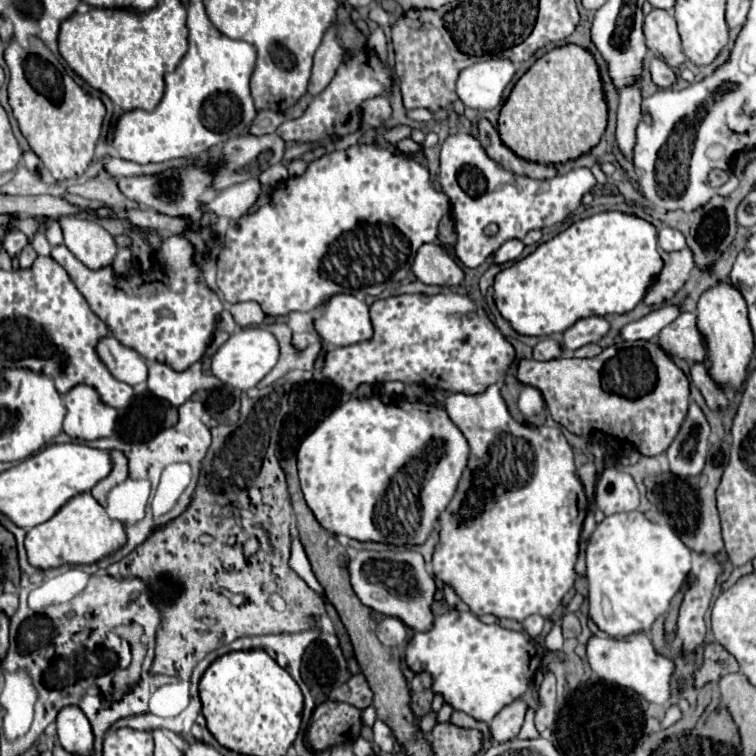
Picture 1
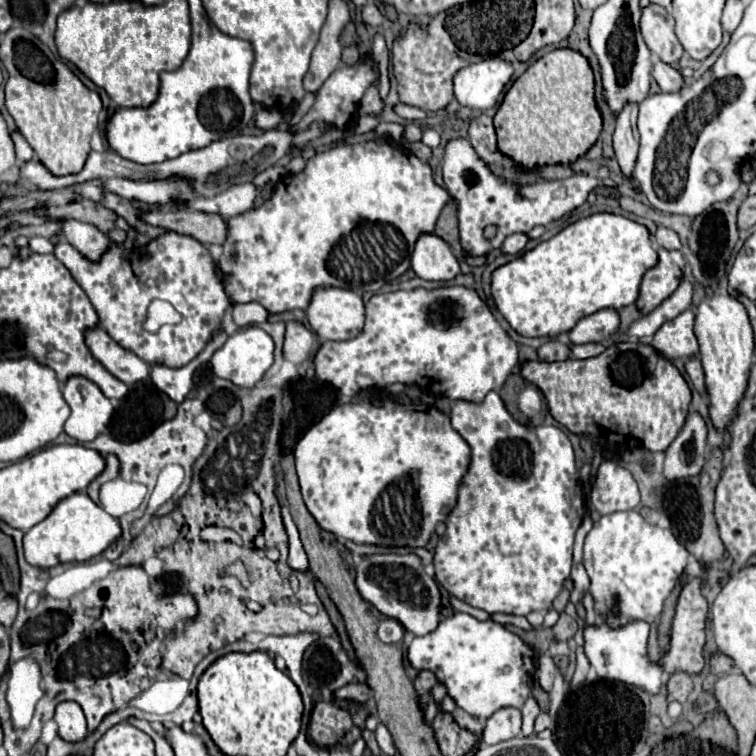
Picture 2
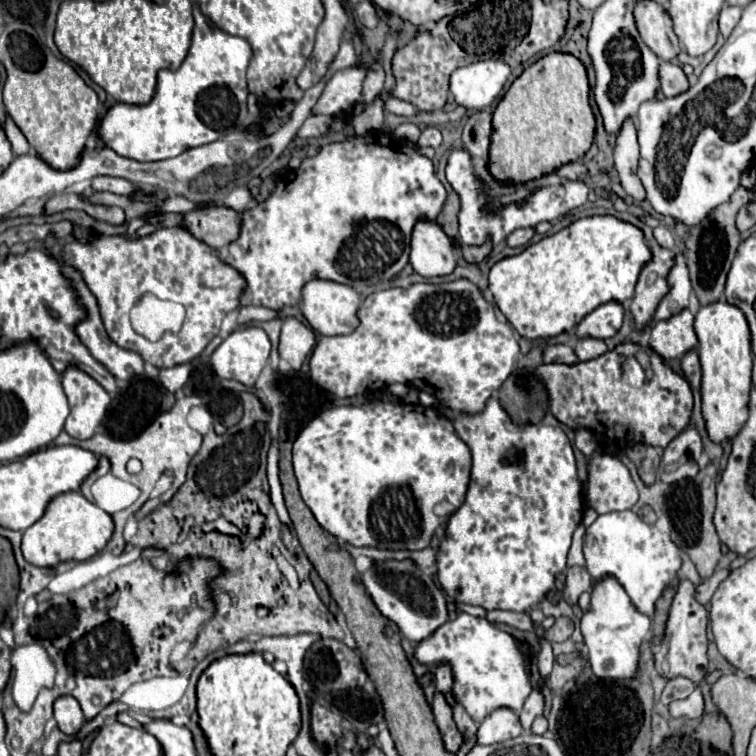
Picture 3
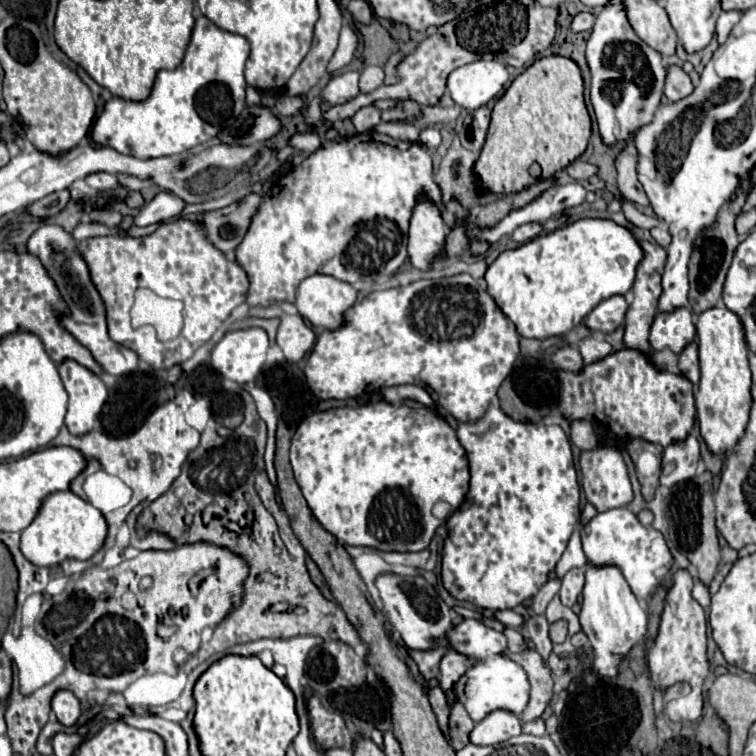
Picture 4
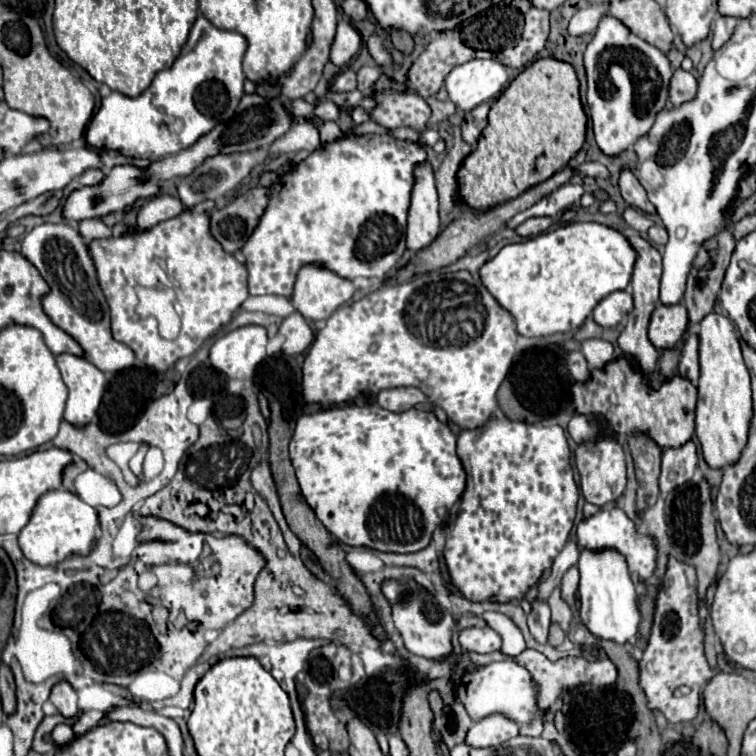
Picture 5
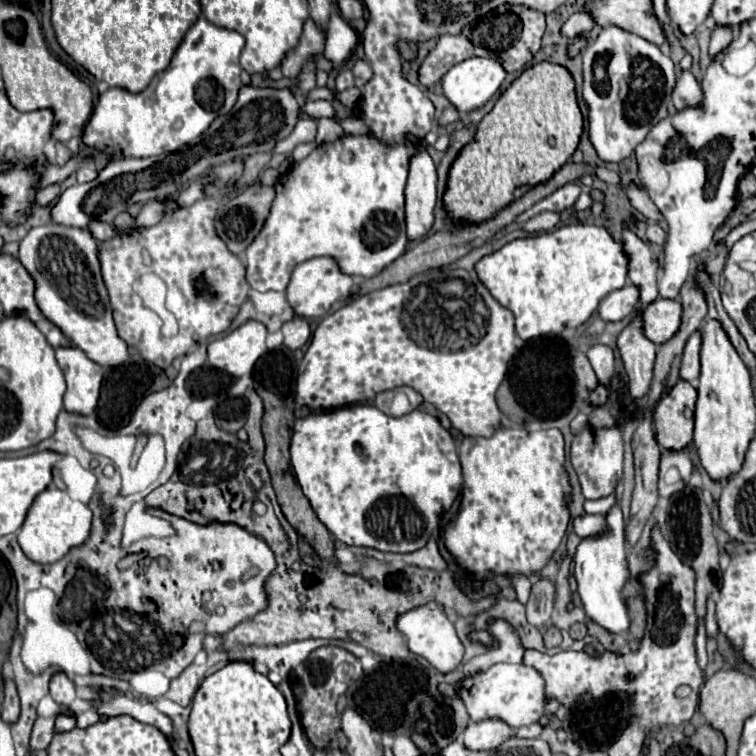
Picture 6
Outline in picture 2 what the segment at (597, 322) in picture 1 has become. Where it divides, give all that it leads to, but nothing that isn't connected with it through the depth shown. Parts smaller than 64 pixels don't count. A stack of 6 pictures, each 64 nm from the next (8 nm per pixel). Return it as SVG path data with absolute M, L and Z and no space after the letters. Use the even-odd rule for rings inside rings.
M604 308L598 310L590 316L584 316L570 332L570 342L572 344L586 344L586 342L602 342L610 338L620 326L620 316L618 310L614 308Z

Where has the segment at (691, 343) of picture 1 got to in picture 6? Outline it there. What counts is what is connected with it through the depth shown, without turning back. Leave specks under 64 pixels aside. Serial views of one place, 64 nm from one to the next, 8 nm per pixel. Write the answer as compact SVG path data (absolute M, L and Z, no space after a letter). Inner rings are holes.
M658 298L642 310L642 332L654 344L670 340L680 328L682 306L678 300Z

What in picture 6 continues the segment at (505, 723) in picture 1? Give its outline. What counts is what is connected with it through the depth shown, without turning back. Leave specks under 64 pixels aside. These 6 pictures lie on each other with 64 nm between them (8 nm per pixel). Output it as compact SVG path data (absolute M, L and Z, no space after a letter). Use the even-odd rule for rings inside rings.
M482 720L482 722L470 722L464 730L464 746L468 750L494 750L504 740L512 738L516 732L504 724L502 720Z

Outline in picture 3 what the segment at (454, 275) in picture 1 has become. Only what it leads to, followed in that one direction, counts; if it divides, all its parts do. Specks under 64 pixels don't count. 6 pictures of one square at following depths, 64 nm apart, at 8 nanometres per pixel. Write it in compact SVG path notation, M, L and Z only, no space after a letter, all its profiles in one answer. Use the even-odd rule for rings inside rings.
M418 220L414 224L410 248L412 268L426 278L450 274L456 266L452 240L436 220Z

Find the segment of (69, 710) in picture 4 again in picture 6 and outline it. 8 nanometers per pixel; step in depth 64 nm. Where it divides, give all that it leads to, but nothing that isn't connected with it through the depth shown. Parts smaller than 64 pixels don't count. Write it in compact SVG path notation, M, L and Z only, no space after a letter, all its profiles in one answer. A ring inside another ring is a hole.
M56 672L50 678L50 696L60 704L70 704L76 698L76 686L64 672Z

